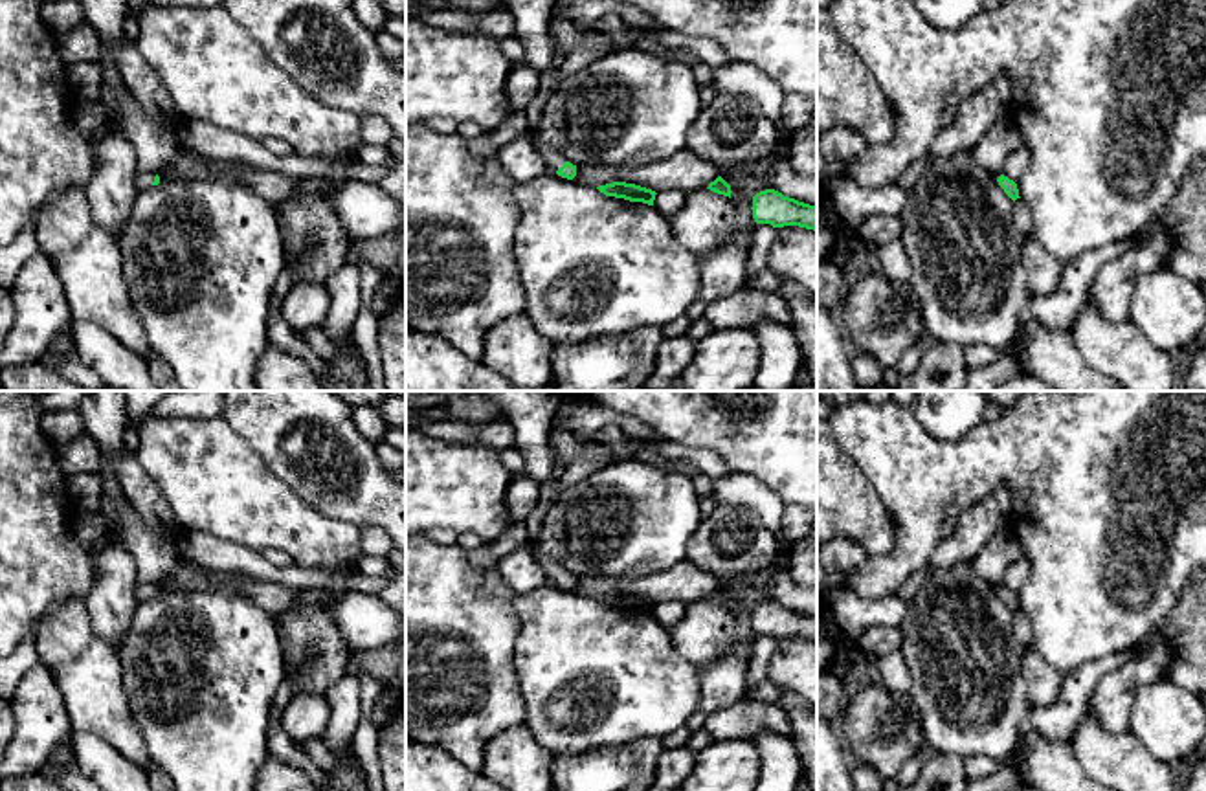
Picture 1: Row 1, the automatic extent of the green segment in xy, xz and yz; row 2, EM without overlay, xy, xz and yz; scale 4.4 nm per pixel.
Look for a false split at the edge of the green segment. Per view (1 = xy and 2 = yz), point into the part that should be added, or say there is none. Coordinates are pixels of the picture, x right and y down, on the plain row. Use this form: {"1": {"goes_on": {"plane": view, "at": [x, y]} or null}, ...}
{"1": {"goes_on": {"plane": "xy", "at": [142, 591]}}, "2": {"goes_on": null}}

